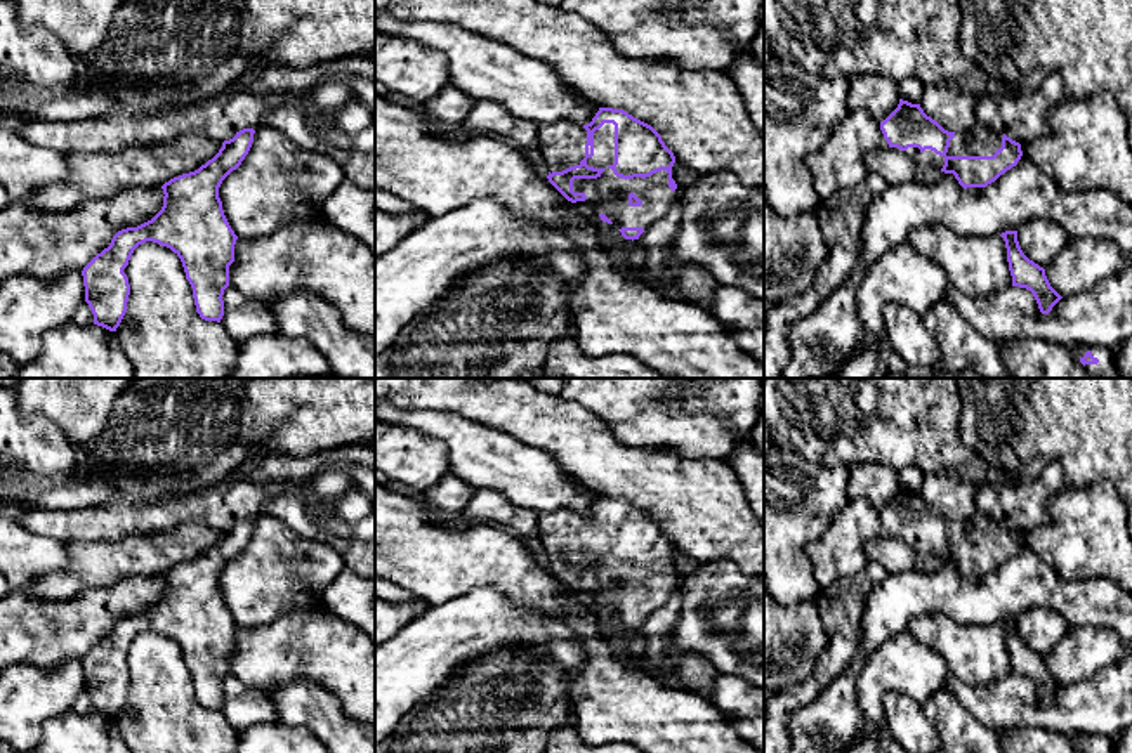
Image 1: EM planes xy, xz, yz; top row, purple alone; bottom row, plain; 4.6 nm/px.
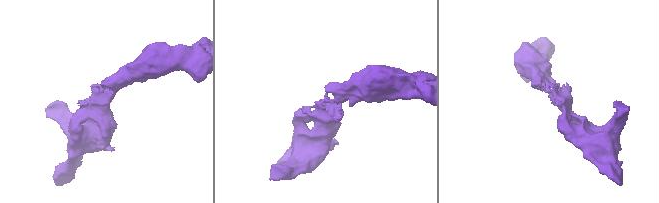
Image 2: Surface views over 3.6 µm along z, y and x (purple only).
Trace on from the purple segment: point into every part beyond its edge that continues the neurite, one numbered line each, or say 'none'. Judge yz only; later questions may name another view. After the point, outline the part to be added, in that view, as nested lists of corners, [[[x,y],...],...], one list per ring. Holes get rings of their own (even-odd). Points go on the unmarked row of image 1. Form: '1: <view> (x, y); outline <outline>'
1: yz (981, 530); outline [[[997,514],[955,521],[946,545],[993,545],[1002,536],[1002,526],[1004,521]]]
2: yz (929, 547); outline [[[908,536],[905,540],[912,548],[925,553],[925,555],[936,555],[936,557],[943,557],[944,553],[944,545],[936,543],[931,538],[925,538],[924,541],[918,536]]]
3: yz (1105, 745); outline [[[1073,732],[1069,736],[1076,746],[1083,746],[1085,741],[1090,739],[1092,744],[1099,748],[1097,753],[1115,753],[1113,737],[1104,737],[1104,736],[1087,734],[1087,732]]]

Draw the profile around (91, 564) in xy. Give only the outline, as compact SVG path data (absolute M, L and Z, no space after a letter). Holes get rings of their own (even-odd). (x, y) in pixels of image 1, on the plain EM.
M198 514L170 531L104 541L68 541L68 564L38 576L26 590L45 600L68 600L89 588L115 585L127 578L156 578L174 566L198 559L212 548L222 529Z

